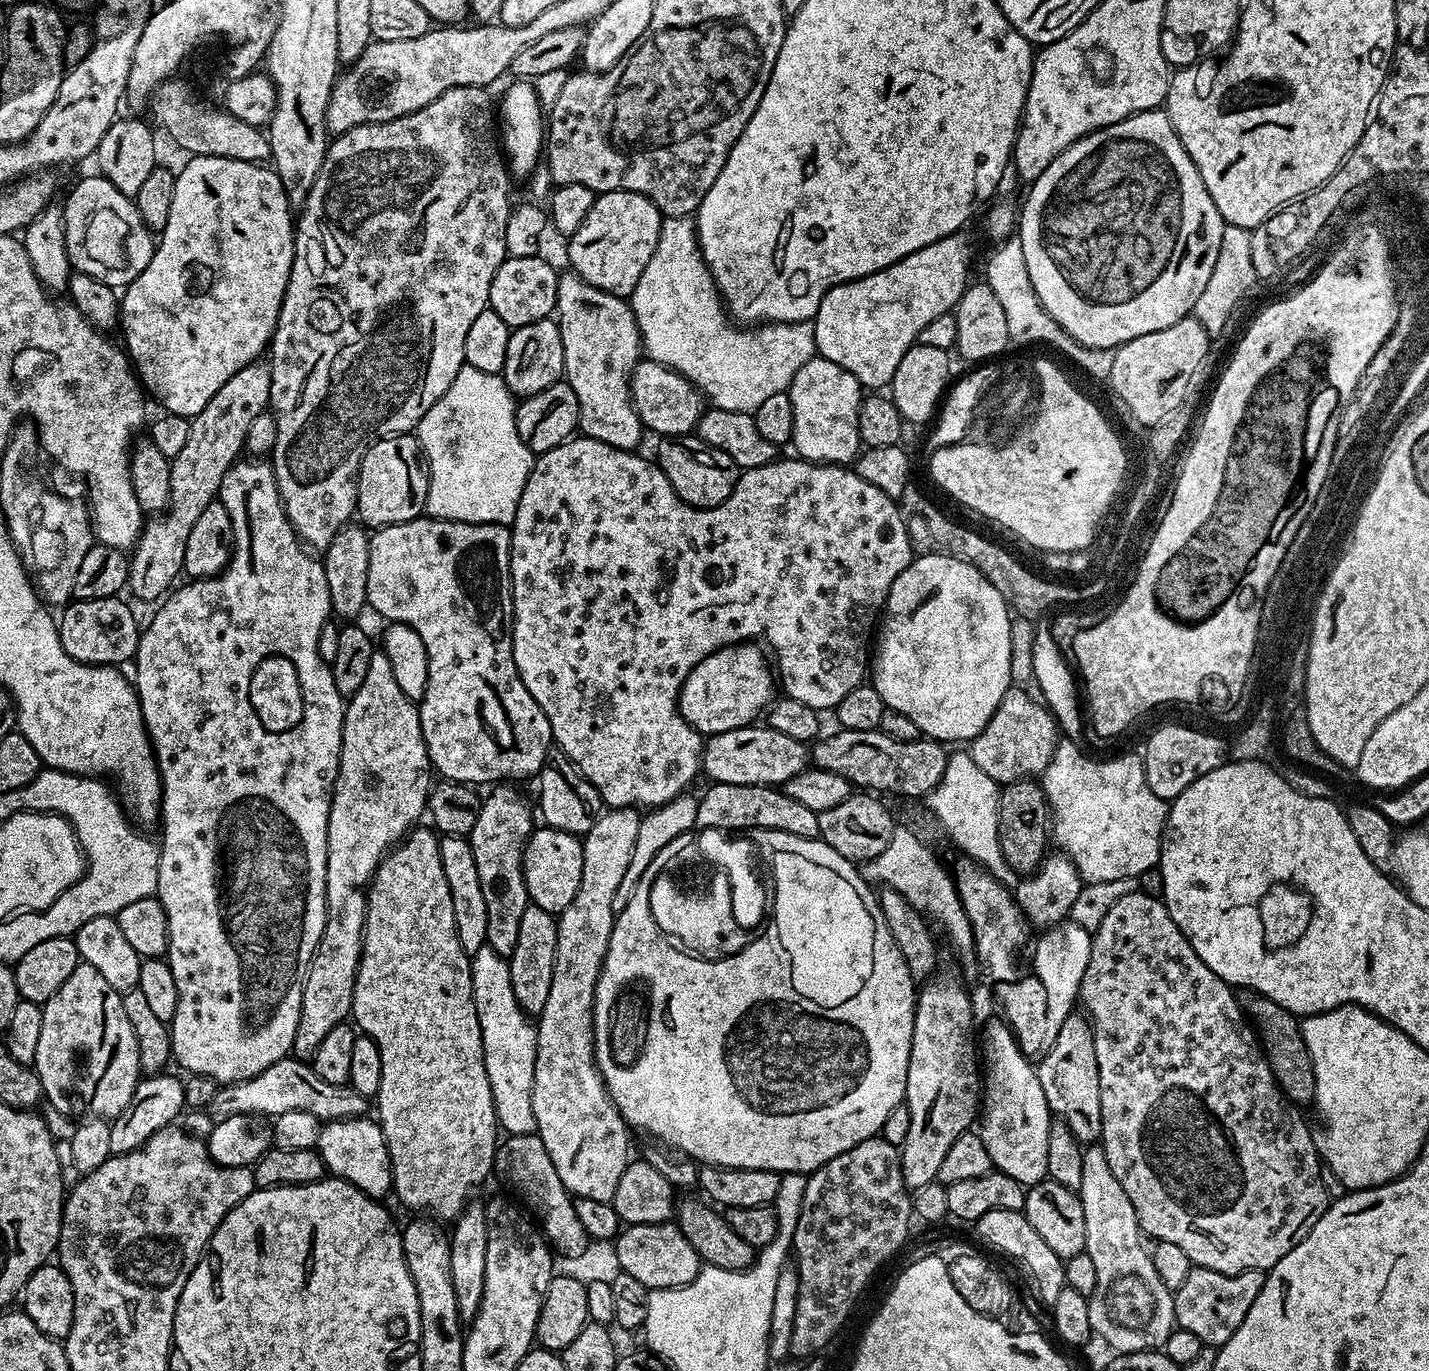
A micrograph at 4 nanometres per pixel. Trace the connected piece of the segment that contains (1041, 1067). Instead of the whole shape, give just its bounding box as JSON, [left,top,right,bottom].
[1036,1010,1102,1146]

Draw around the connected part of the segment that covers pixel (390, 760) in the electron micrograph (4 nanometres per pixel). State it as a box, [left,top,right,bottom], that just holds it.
[291,650,434,1062]

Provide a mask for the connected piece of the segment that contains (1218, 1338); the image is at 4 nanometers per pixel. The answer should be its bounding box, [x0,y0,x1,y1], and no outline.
[1172,1266,1265,1346]

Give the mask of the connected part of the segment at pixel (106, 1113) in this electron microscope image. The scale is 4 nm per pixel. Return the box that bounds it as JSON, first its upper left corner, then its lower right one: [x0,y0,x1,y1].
[34,962,142,1118]

